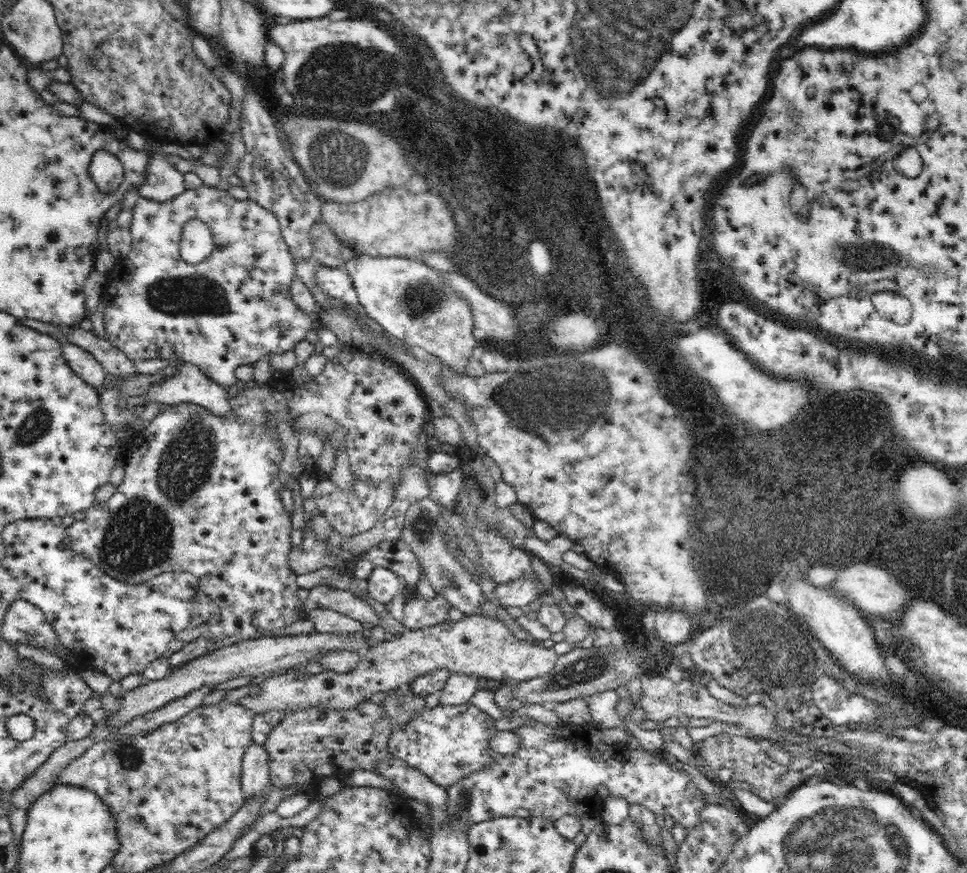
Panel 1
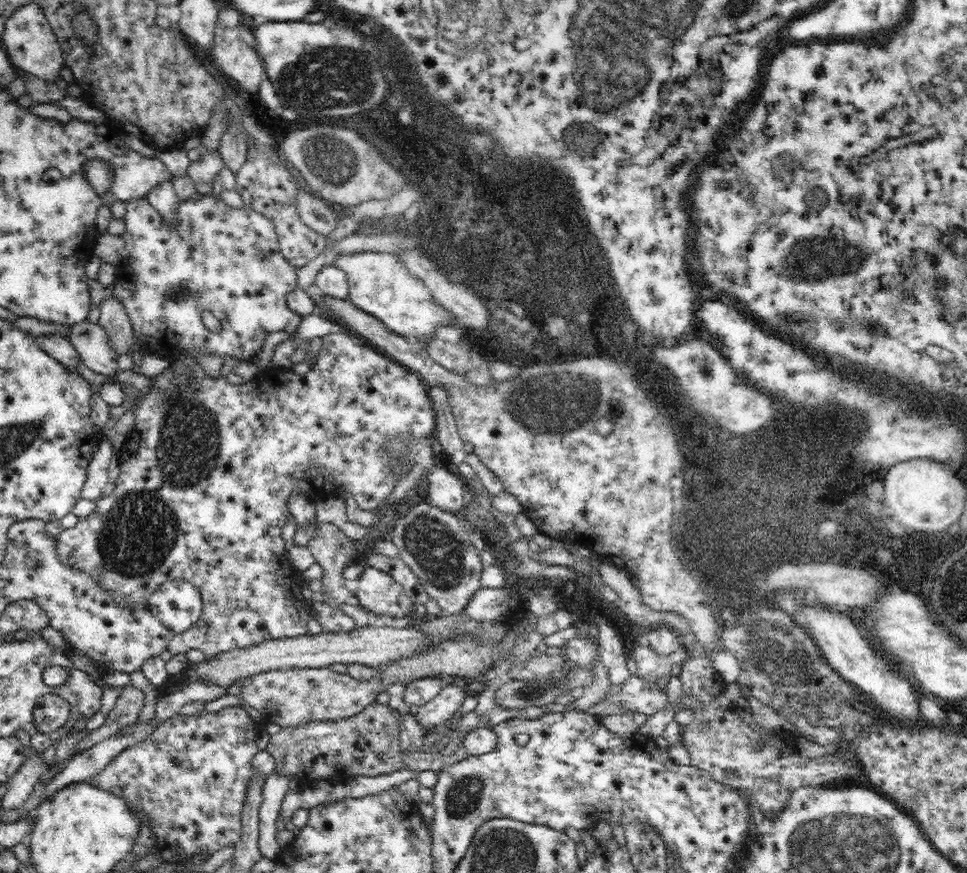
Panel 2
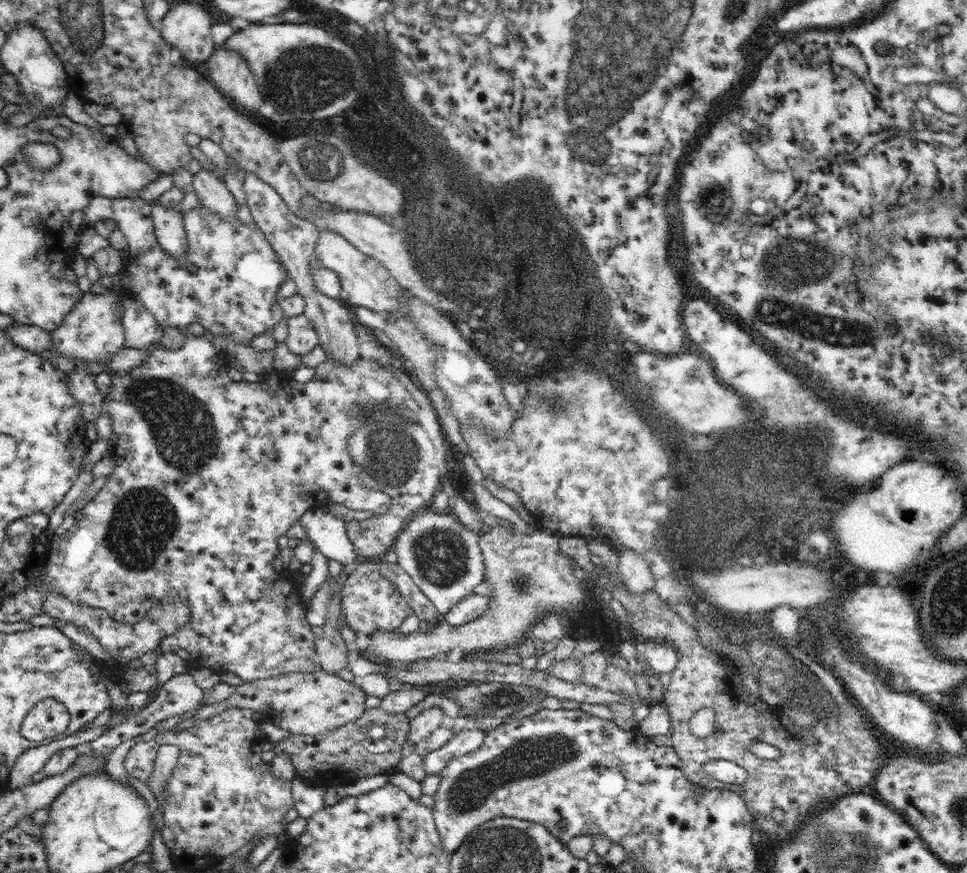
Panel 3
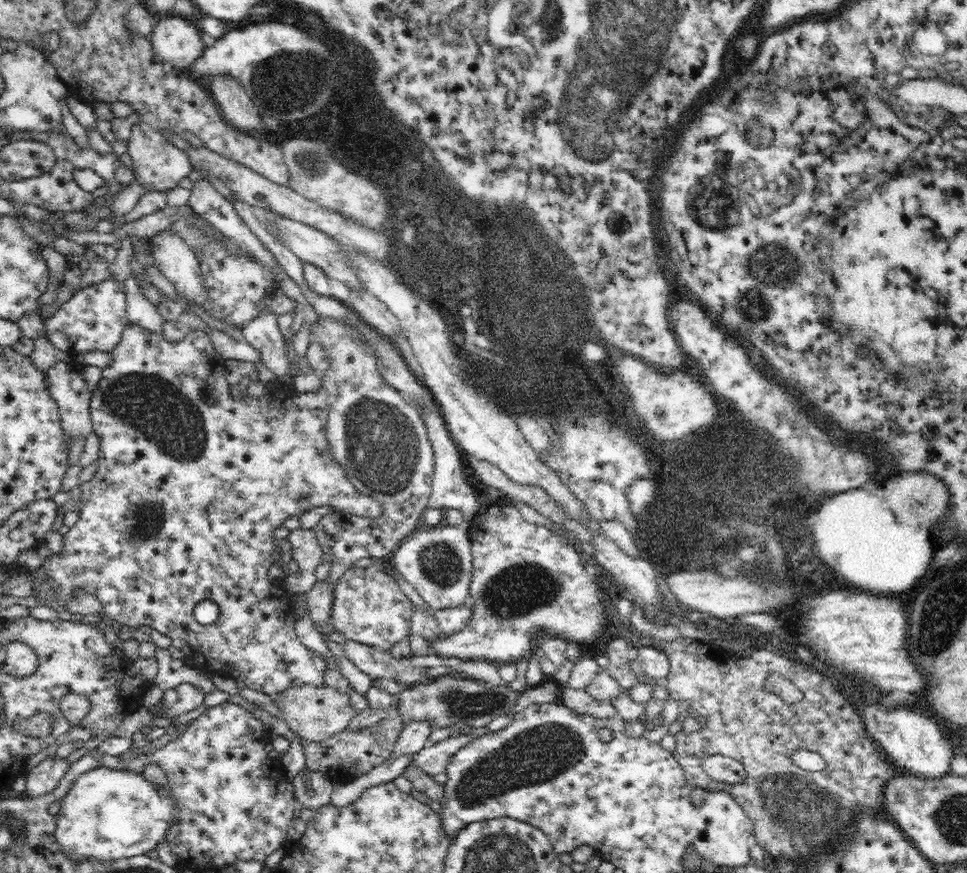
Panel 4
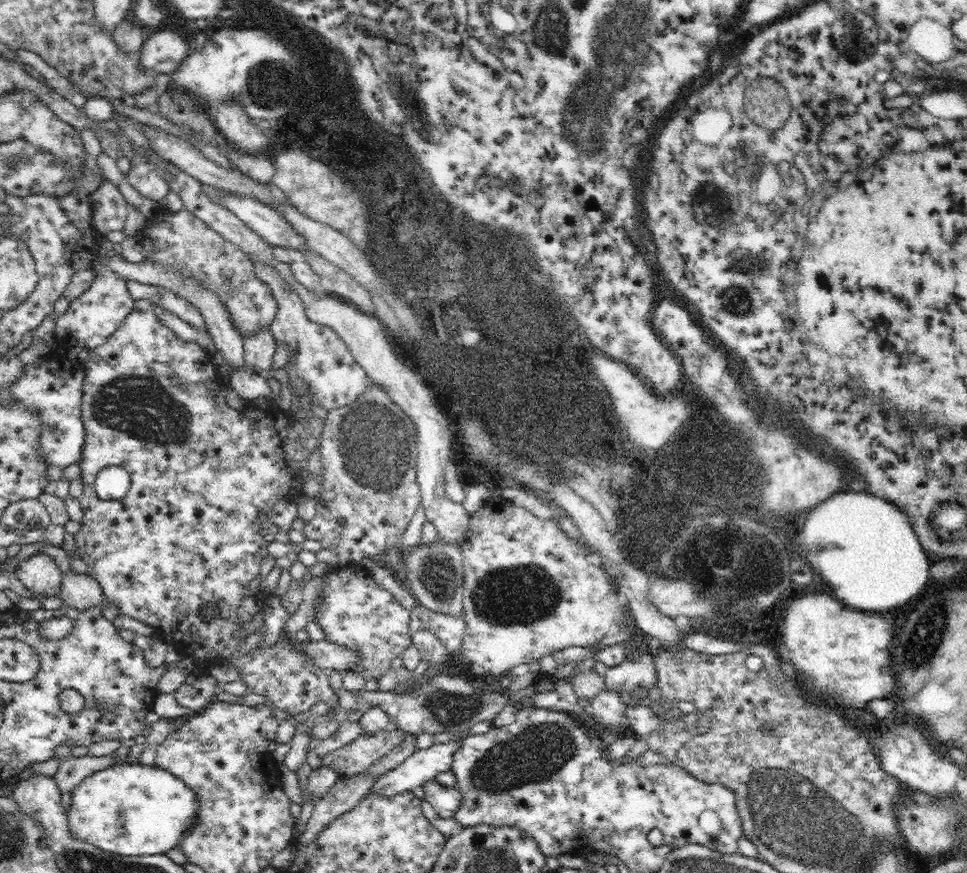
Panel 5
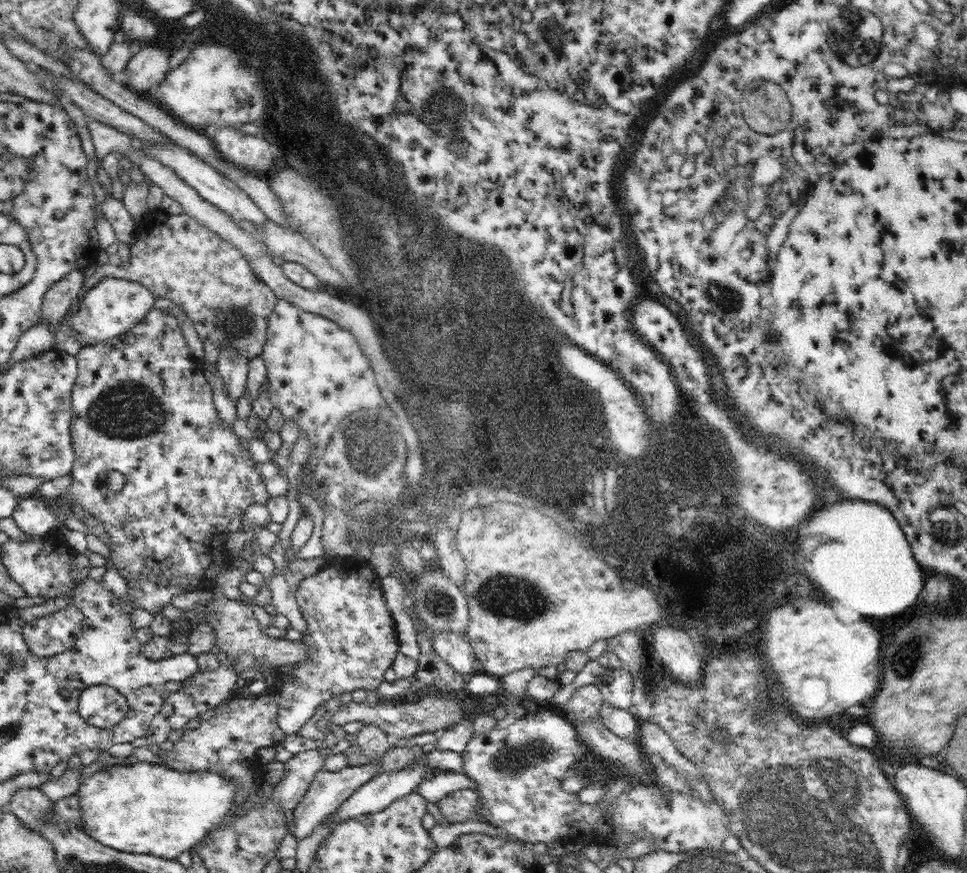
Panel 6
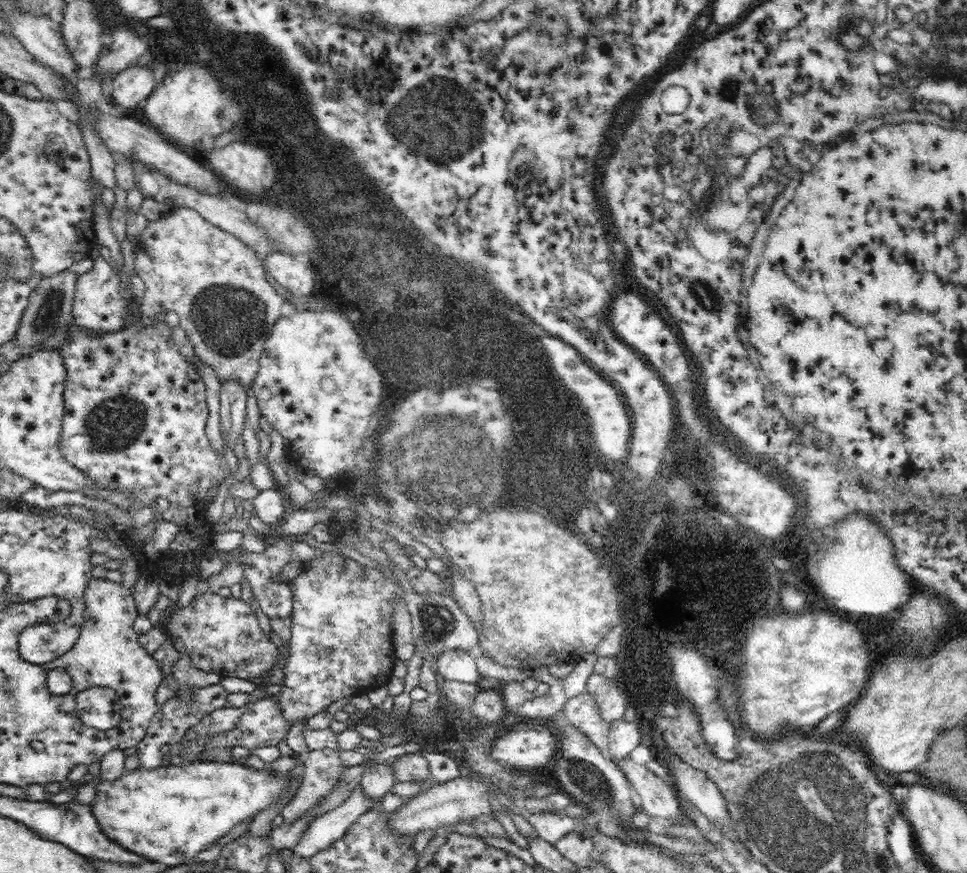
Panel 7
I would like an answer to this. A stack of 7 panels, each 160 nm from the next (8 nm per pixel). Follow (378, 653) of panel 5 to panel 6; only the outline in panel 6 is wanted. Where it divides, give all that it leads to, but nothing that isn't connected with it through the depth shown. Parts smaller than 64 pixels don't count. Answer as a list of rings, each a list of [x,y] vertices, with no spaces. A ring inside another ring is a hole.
[[[338,556],[330,558],[316,574],[300,582],[295,599],[307,624],[308,634],[304,635],[303,641],[306,647],[310,647],[310,658],[302,664],[293,666],[291,681],[284,682],[281,698],[277,700],[277,723],[285,735],[296,735],[312,718],[316,708],[328,702],[332,696],[342,692],[354,692],[359,688],[366,691],[378,688],[384,681],[384,672],[392,666],[392,662],[400,653],[395,622],[384,597],[382,579],[365,559]]]

